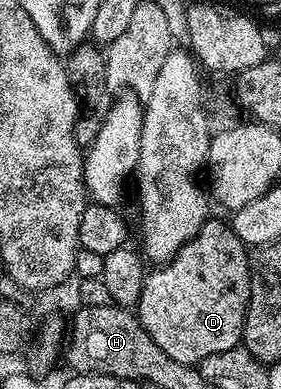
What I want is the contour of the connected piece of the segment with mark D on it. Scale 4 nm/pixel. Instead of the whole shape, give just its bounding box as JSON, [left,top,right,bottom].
[136,220,250,367]

